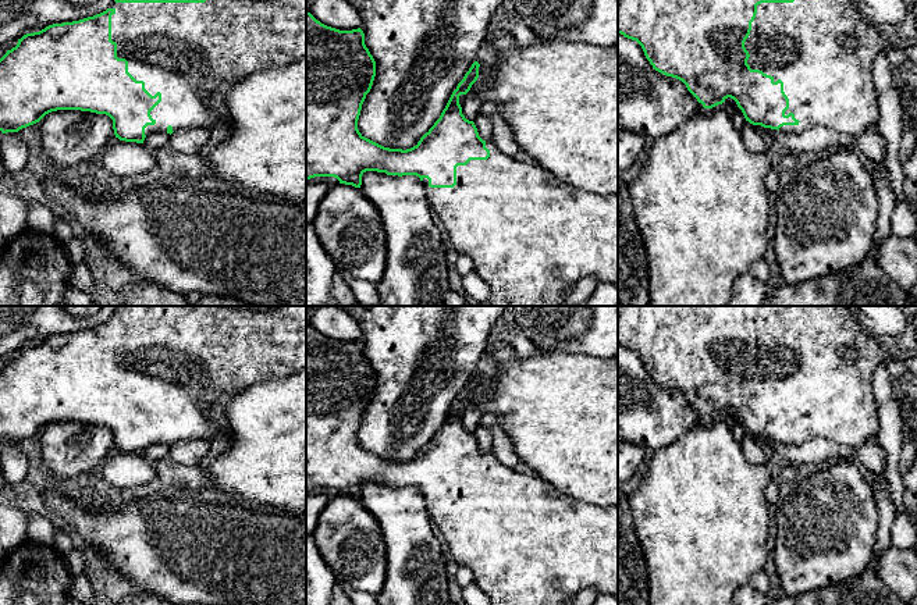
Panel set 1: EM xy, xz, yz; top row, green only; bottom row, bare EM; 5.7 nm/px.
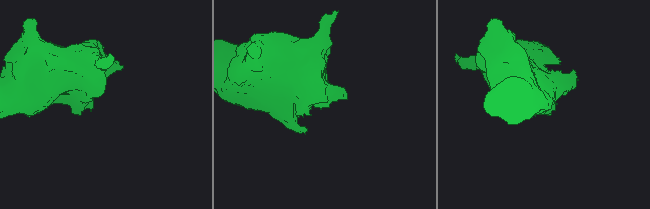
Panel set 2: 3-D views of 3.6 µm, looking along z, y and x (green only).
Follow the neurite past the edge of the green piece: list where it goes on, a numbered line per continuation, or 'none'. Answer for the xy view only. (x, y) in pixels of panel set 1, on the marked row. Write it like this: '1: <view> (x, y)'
1: xy (184, 50)

